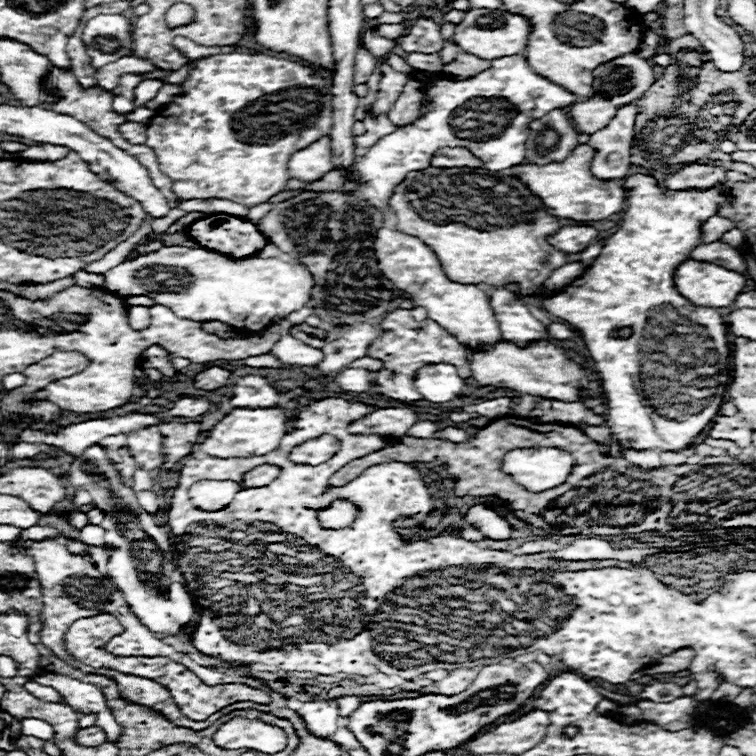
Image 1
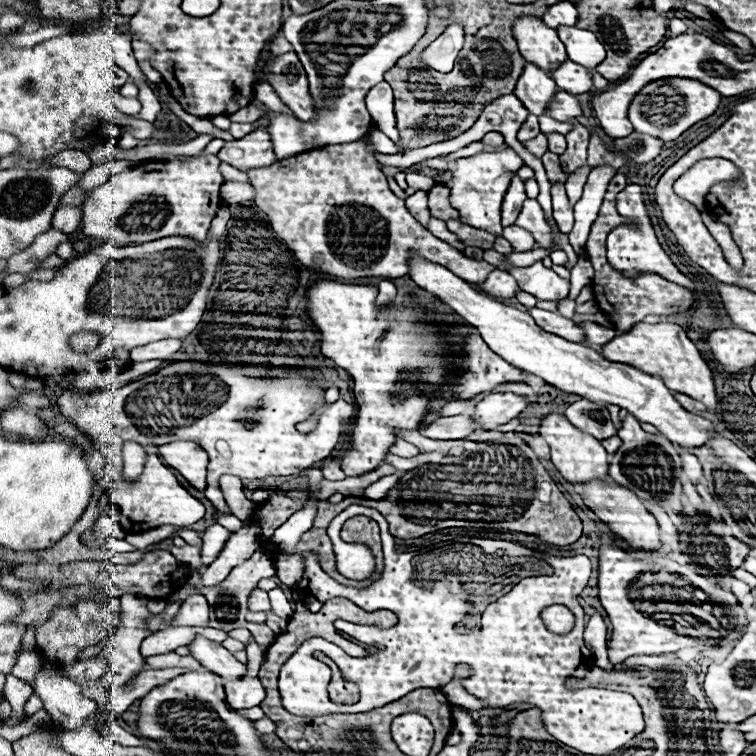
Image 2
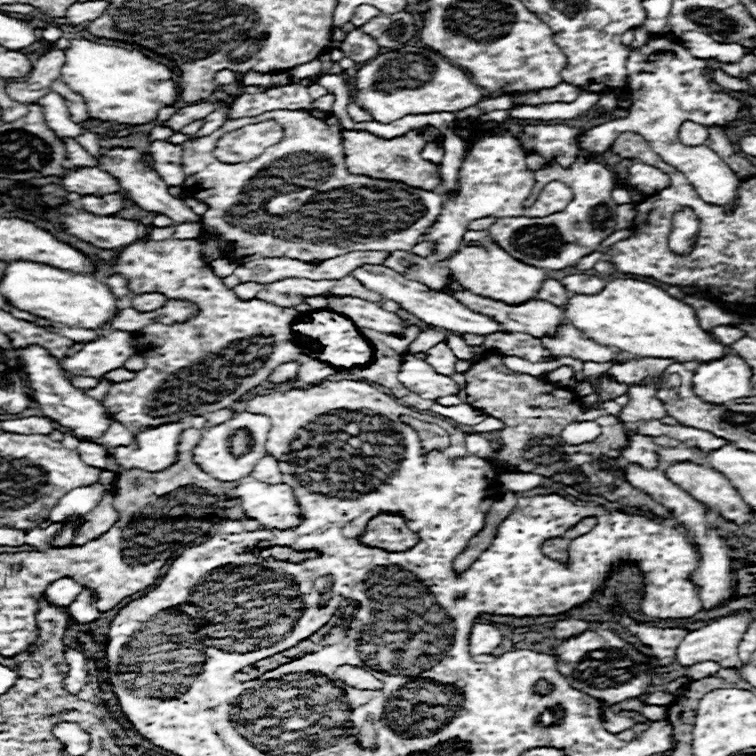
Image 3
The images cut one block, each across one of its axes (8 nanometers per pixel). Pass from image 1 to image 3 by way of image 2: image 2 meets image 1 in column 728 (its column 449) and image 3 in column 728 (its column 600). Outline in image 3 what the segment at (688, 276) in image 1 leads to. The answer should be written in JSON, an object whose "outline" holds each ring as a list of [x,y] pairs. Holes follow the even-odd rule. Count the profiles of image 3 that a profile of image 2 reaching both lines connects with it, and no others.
{"outline":[[[736,354],[722,360],[700,364],[694,372],[694,394],[710,404],[728,404],[730,400],[752,396],[750,366]]]}

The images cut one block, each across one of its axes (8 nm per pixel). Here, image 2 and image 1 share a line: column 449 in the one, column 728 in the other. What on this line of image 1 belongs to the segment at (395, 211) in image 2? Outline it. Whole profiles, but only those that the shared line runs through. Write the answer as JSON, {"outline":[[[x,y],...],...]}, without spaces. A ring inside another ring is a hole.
{"outline":[[[720,240],[710,242],[710,244],[698,244],[692,254],[694,260],[712,260],[714,264],[720,264],[724,268],[732,268],[736,272],[746,272],[748,264],[744,260],[744,256],[730,244],[724,244]]]}

